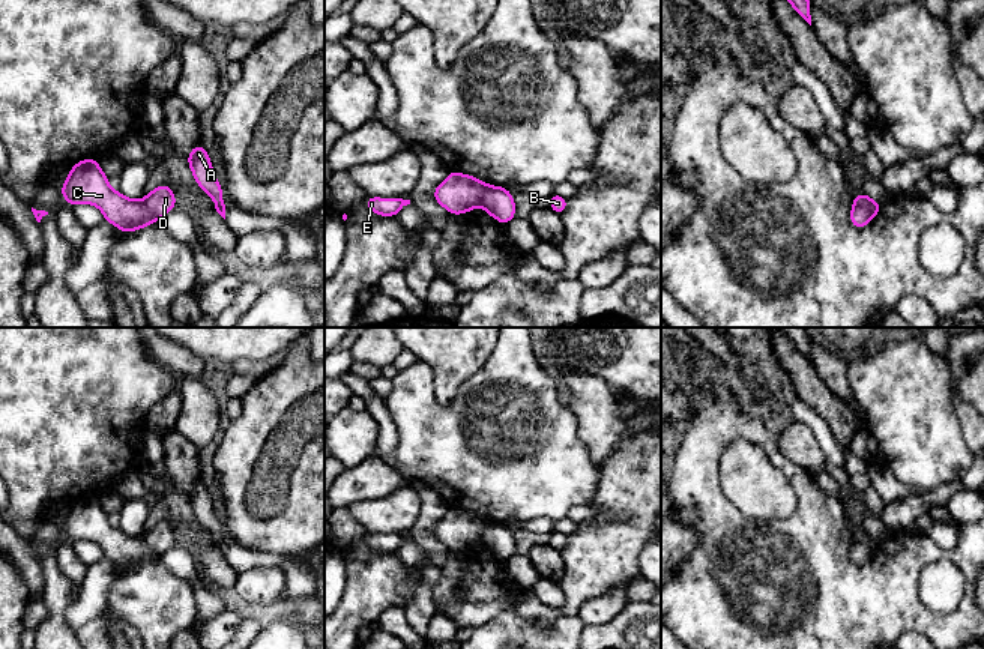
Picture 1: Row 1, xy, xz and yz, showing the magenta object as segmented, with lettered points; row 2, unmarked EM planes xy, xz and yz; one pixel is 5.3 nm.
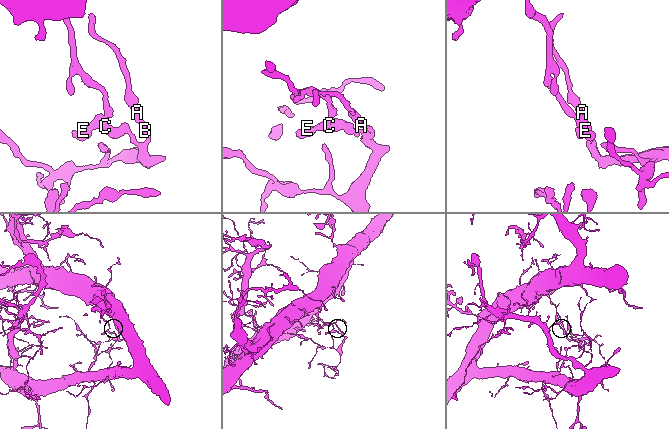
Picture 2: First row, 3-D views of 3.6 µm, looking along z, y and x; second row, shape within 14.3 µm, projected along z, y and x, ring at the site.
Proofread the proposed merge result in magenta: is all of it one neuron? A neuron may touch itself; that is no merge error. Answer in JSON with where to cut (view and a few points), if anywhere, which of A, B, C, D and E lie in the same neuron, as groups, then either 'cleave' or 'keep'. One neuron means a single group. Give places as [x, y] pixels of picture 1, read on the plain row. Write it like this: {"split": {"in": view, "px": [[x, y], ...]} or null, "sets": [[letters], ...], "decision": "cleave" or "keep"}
{"split": {"in": "xy", "px": [[141, 537], [158, 555]]}, "sets": [["A", "B", "D"], ["C", "E"]], "decision": "cleave"}

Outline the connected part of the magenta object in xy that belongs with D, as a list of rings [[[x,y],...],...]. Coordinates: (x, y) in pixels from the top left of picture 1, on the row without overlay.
[[[159,521],[144,533],[144,541],[158,554],[165,553],[176,544],[176,532],[168,521]]]

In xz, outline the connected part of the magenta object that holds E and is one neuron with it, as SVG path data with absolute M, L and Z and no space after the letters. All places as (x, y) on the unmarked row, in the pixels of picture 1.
M367 533L365 541L379 553L397 553L404 542L410 541L410 536Z

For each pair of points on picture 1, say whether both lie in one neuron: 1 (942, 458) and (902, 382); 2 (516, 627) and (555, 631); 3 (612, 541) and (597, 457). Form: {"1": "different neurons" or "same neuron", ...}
{"1": "same neuron", "2": "same neuron", "3": "different neurons"}

